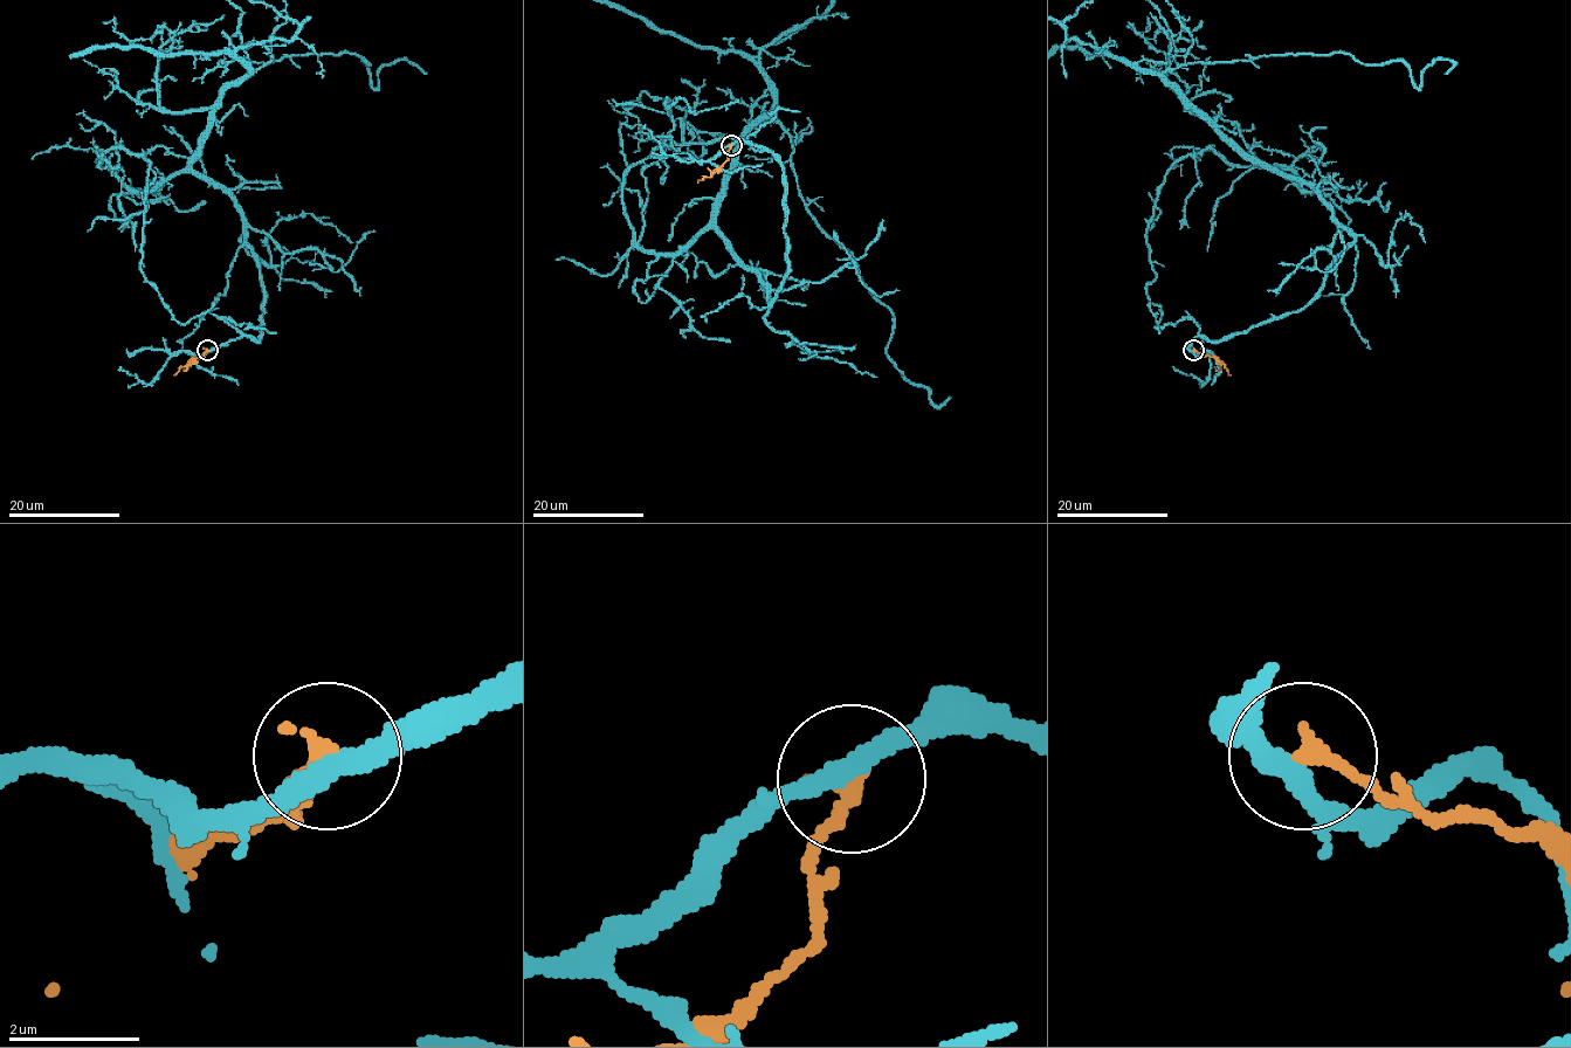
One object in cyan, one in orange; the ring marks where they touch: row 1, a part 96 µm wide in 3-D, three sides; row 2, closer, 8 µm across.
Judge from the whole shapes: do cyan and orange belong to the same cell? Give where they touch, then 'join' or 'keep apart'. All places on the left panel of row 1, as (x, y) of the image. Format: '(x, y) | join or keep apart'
(207, 350) | keep apart

